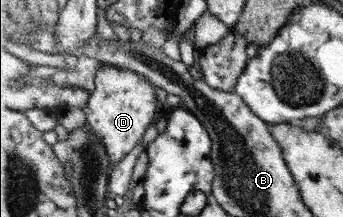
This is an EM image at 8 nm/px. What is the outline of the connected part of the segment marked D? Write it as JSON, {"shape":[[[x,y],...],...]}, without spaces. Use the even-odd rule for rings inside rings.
{"shape":[[[98,67],[96,71],[95,89],[84,113],[92,133],[104,141],[112,168],[124,161],[142,143],[146,130],[160,114],[156,90],[149,83],[148,78],[131,69],[120,71],[114,67]]]}

